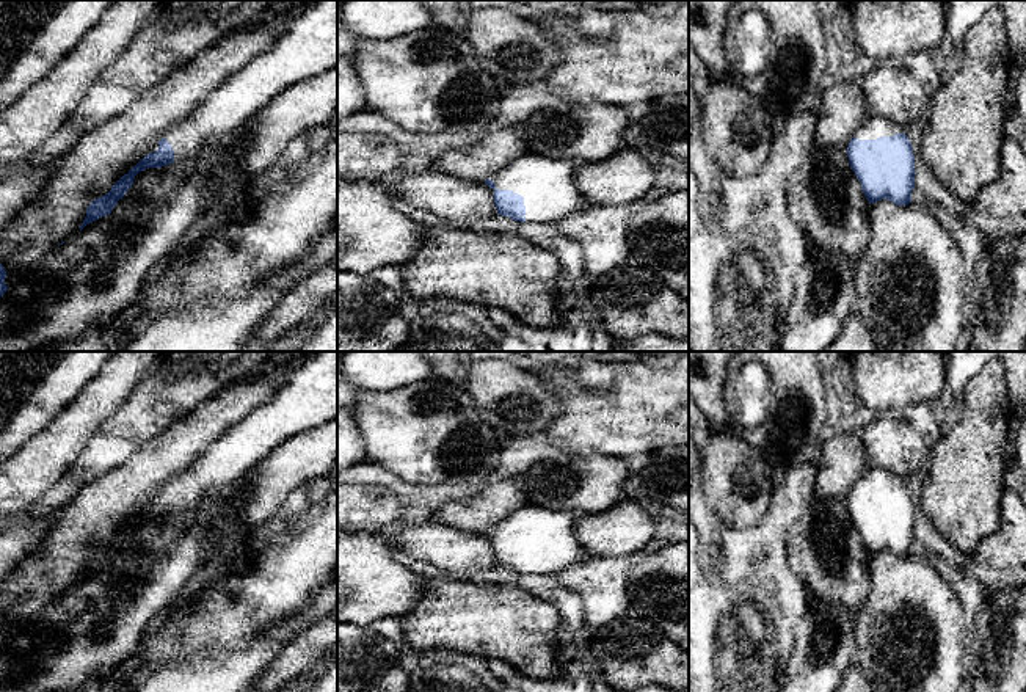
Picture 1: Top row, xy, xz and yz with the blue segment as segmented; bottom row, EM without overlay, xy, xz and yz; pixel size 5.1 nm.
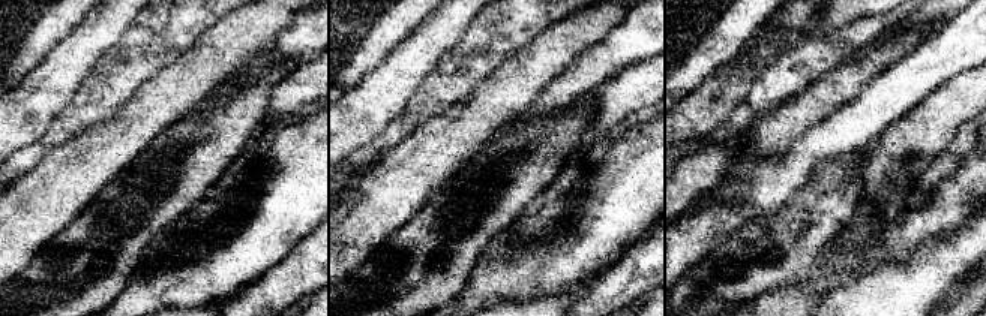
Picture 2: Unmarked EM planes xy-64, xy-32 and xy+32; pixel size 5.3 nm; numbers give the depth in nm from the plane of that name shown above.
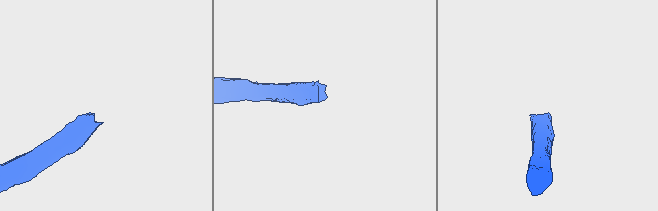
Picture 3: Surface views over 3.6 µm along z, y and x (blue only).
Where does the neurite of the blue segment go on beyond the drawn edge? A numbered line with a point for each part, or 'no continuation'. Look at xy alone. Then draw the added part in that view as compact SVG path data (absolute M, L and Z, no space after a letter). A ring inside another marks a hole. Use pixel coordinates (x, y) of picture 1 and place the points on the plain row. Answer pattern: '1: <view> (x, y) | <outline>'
1: xy (308, 399) | M315 351L306 361L293 369L286 383L278 389L275 397L254 408L229 432L213 441L204 453L201 453L191 468L165 482L163 490L173 497L176 512L191 510L202 499L216 496L237 482L245 479L275 447L289 438L318 427L337 417L337 351Z

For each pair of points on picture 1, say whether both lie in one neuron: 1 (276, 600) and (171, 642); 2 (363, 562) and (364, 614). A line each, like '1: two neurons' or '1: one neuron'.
1: one neuron
2: one neuron

